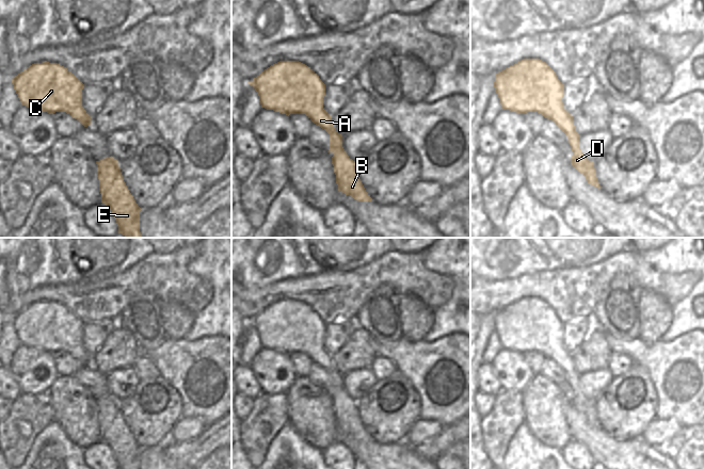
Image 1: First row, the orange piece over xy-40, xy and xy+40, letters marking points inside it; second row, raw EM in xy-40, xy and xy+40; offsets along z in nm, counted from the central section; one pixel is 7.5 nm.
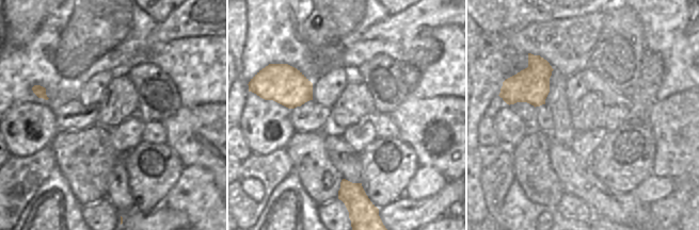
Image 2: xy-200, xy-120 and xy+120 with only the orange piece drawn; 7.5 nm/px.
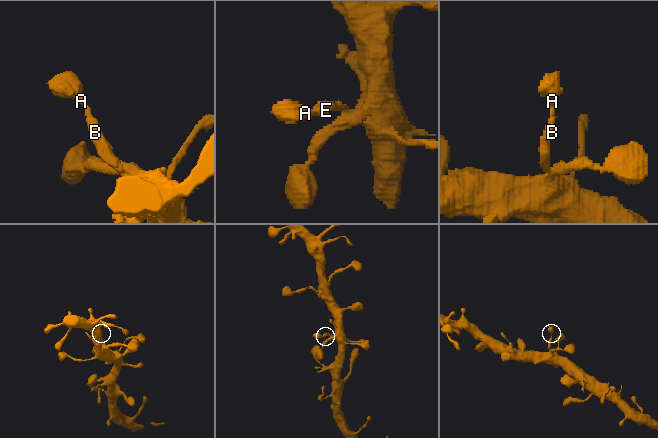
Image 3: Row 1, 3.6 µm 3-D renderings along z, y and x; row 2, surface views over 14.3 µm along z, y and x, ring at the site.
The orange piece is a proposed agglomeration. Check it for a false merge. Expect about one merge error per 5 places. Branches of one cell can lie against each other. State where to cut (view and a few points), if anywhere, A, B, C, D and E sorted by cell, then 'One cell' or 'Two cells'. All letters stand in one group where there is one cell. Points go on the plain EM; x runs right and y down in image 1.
No split. Groups: A B C D E. One cell

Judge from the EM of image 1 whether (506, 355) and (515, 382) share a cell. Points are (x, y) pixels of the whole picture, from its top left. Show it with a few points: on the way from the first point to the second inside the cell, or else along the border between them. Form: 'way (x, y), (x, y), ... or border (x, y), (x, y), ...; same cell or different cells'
way (507, 361), (513, 375); same cell

